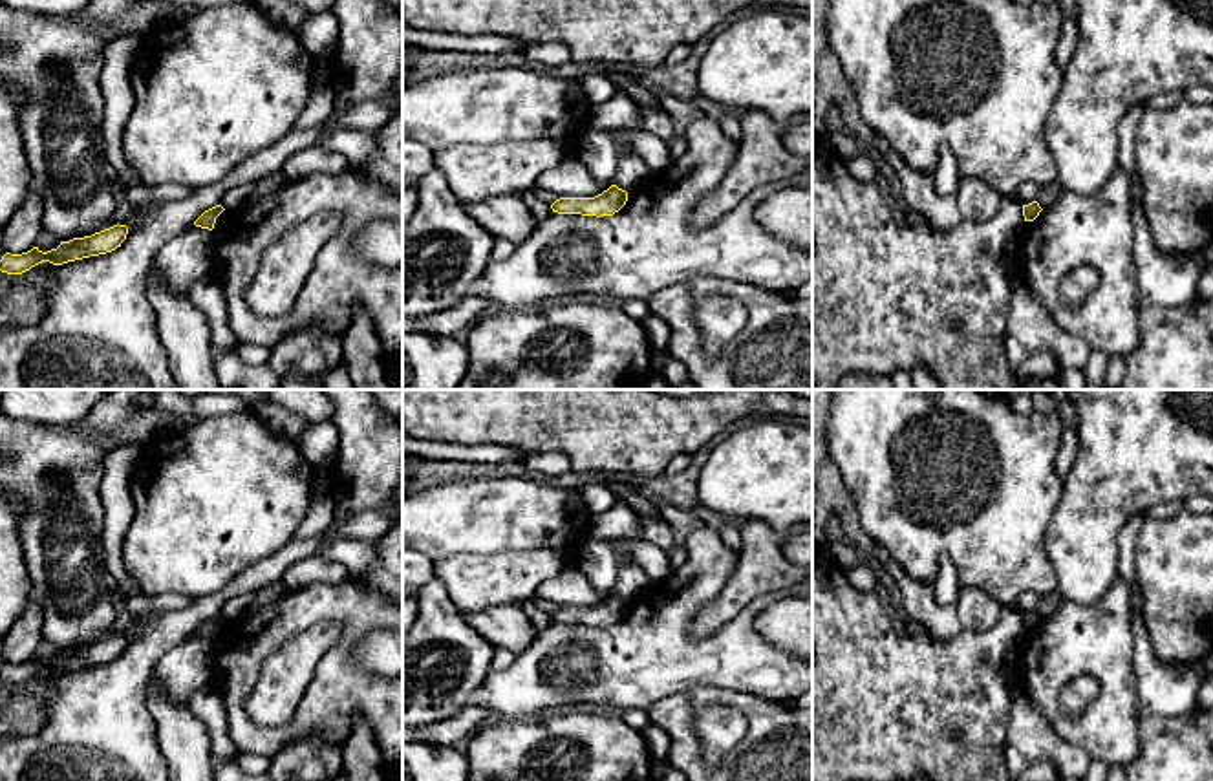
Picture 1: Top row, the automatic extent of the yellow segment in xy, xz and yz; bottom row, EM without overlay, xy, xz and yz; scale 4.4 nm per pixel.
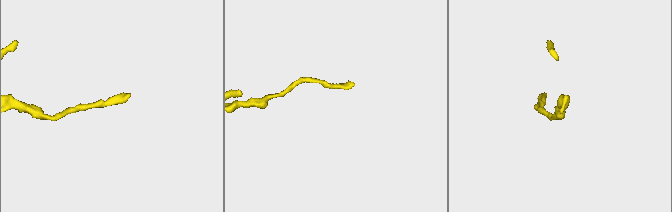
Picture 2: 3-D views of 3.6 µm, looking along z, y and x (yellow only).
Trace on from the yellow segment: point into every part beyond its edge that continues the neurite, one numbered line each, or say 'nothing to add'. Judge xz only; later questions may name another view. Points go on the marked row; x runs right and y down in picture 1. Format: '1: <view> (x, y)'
1: xz (632, 171)

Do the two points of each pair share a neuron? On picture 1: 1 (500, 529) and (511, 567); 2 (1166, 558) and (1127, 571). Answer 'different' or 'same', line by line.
1: different
2: different

